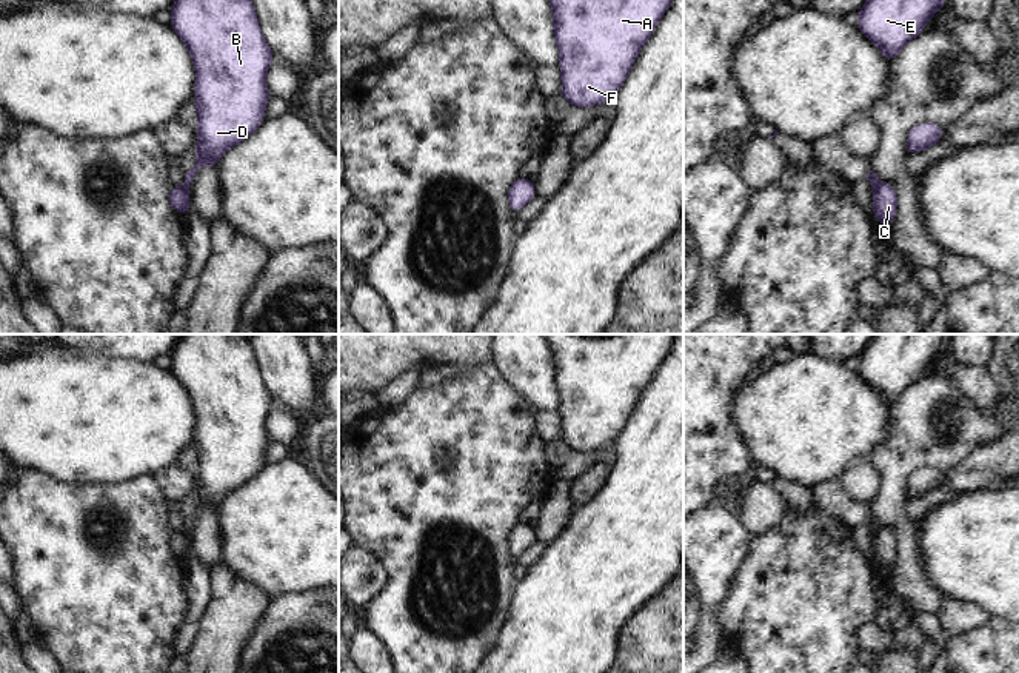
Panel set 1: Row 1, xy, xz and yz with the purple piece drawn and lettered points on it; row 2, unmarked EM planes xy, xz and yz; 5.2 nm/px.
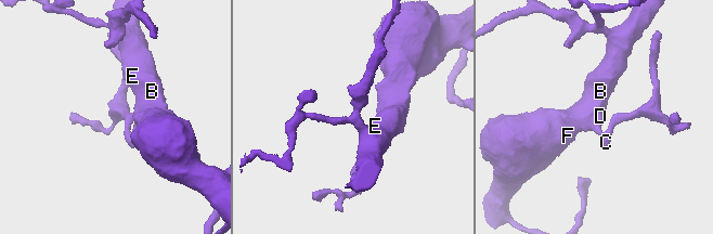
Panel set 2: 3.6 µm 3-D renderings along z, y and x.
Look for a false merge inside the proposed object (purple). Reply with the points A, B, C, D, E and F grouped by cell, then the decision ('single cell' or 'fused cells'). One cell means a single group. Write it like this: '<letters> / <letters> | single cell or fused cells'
A B D E F / C | fused cells

